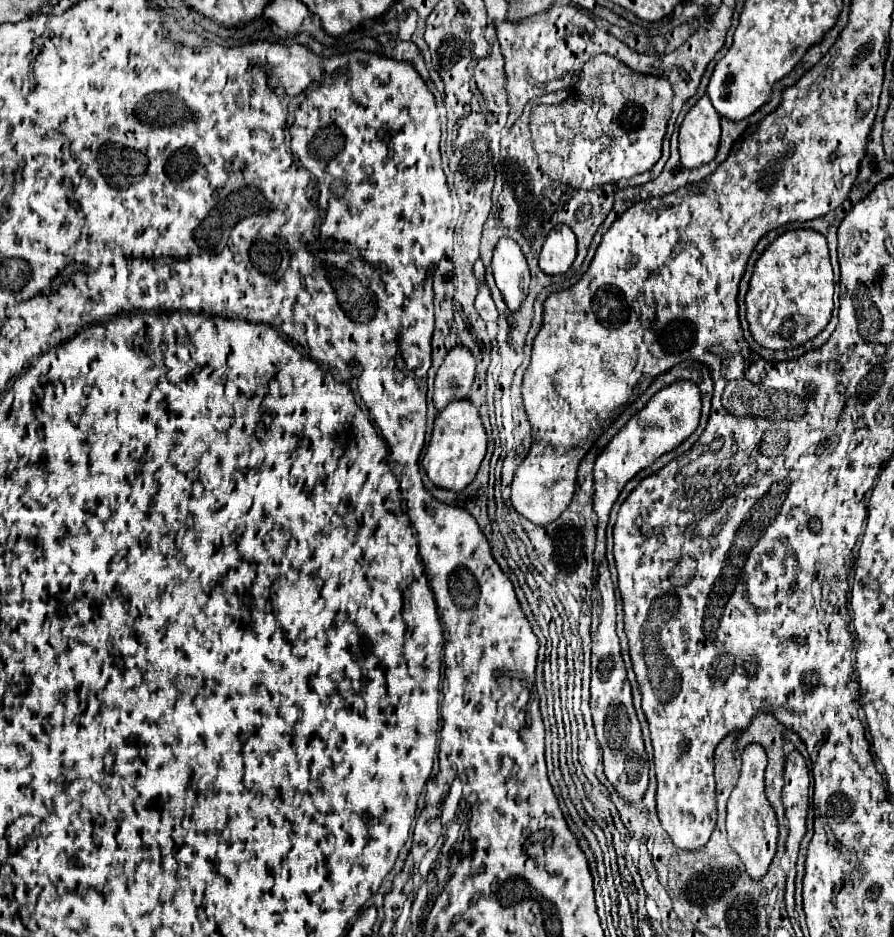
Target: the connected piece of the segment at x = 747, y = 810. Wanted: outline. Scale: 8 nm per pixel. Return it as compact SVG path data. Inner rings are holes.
M747 746L743 752L743 768L737 786L733 788L729 802L727 802L727 836L729 846L735 850L739 860L743 862L747 874L751 880L759 880L765 876L775 850L777 850L777 838L779 838L779 826L773 806L767 800L765 784L763 784L763 772L765 772L767 756L761 746Z

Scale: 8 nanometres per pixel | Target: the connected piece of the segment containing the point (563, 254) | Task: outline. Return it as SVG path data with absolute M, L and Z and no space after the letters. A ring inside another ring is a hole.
M565 224L555 226L539 254L539 266L545 274L565 274L577 254L577 238Z

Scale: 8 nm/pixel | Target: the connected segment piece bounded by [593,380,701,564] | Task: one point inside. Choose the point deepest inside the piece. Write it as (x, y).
(672, 415)

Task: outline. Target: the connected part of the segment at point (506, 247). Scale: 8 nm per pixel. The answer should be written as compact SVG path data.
M501 238L499 244L495 246L491 266L493 266L495 282L505 298L505 304L513 312L519 310L521 302L527 298L531 276L529 276L527 258L517 246L517 242L509 238Z

